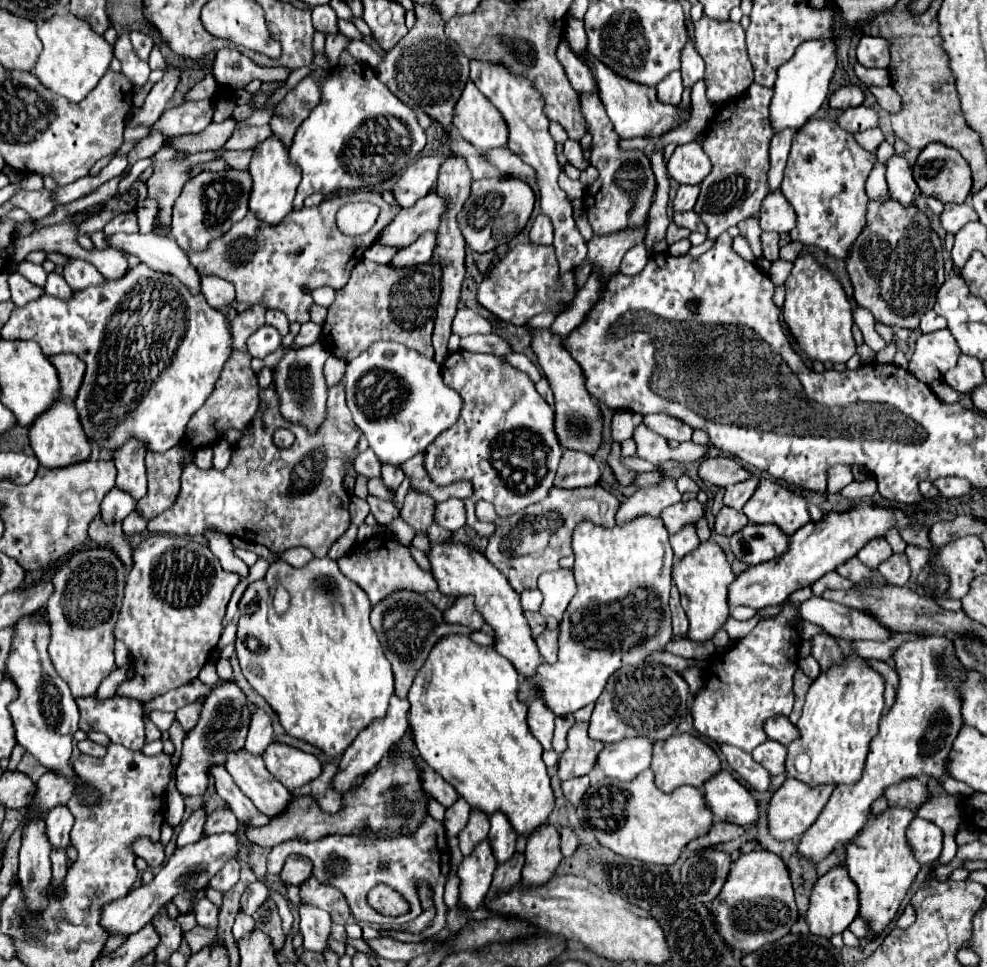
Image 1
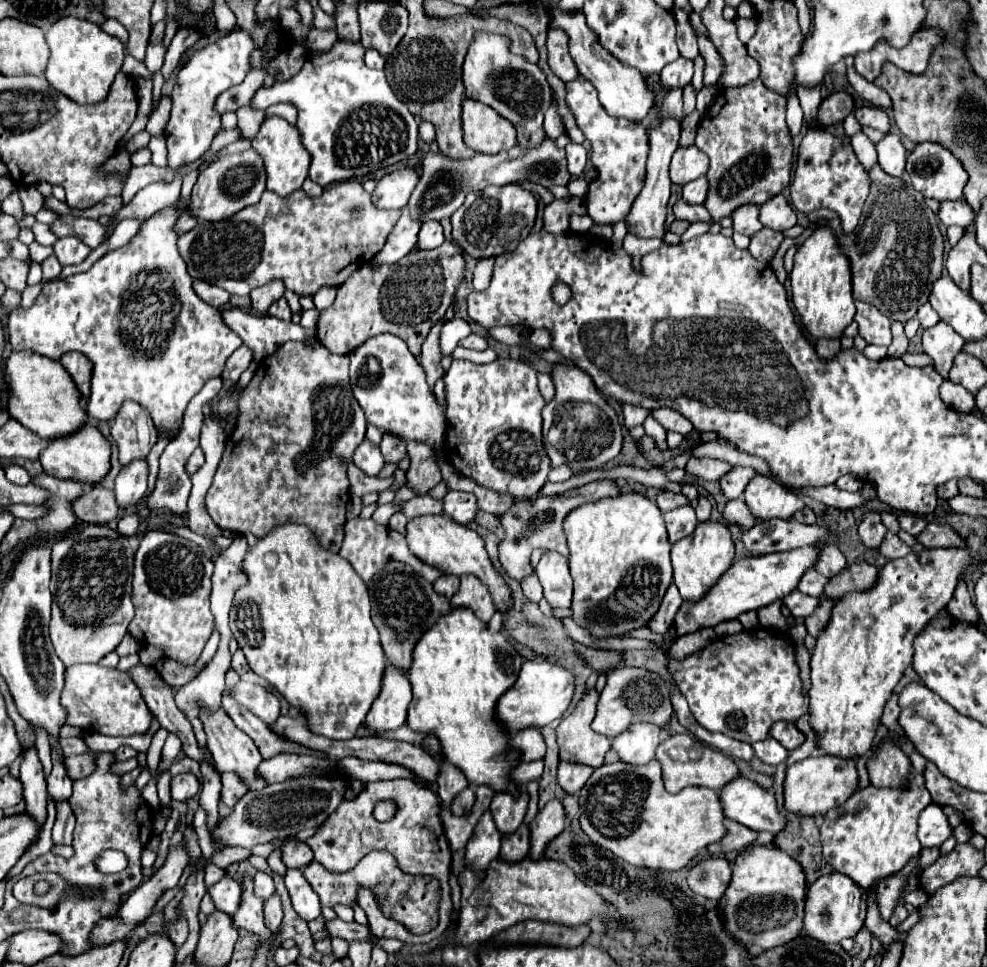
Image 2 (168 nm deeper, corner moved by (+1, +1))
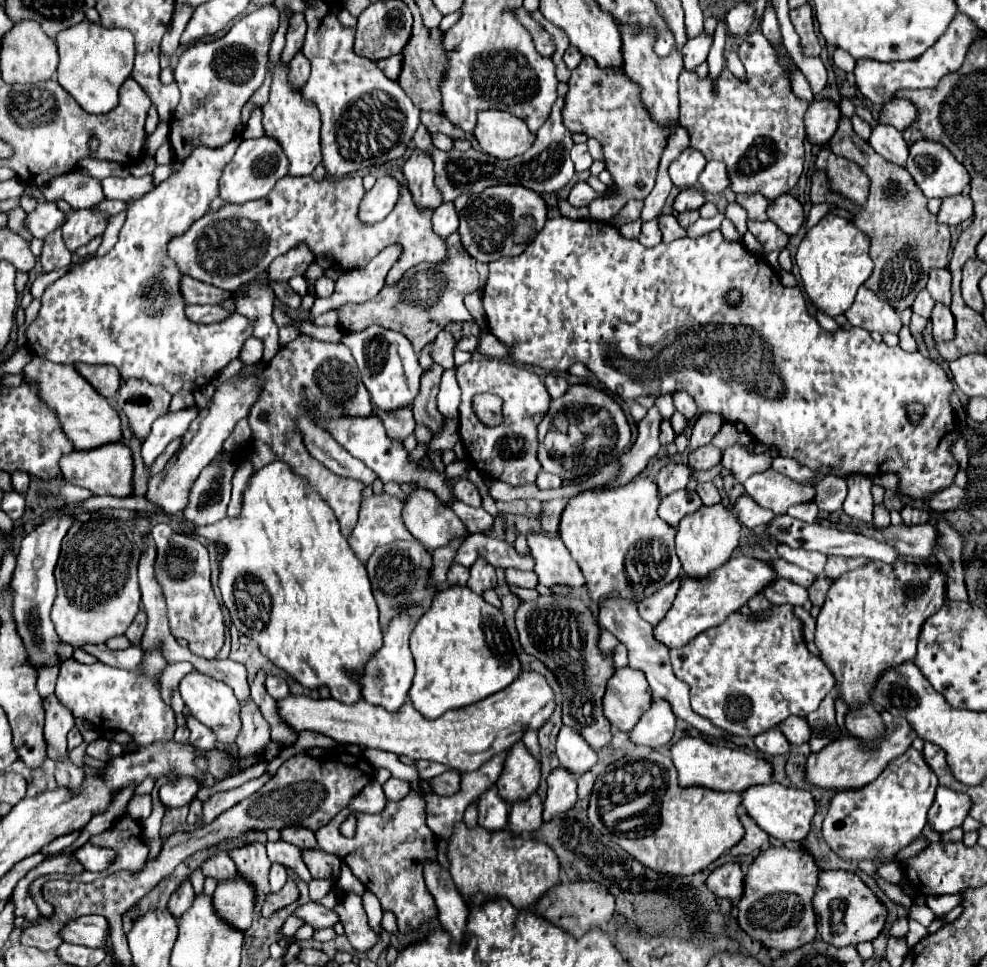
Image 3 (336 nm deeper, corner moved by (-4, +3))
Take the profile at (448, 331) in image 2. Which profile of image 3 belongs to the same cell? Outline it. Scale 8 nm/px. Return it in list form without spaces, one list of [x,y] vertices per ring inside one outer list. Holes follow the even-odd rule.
[[[440,331],[434,339],[434,347],[432,347],[432,359],[436,363],[440,363],[444,369],[454,367],[454,347],[456,347],[456,339],[450,331]]]

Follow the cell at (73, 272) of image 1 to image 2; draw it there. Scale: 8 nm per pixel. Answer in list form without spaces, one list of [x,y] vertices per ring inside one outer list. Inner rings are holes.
[[[73,237],[57,239],[53,245],[53,251],[61,265],[79,265],[91,253],[91,249],[85,243],[81,243],[79,239],[73,239]]]

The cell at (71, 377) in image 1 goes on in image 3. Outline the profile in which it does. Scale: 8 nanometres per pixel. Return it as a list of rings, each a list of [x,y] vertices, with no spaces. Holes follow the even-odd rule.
[[[76,363],[74,367],[102,397],[110,399],[116,395],[118,387],[120,387],[120,377],[118,377],[118,369],[114,369],[114,365]]]

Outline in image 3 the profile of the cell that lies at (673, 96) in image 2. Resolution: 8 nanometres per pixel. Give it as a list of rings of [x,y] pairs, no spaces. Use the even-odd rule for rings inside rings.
[[[760,31],[750,33],[740,45],[740,51],[746,79],[736,79],[726,69],[716,83],[708,77],[698,79],[694,71],[680,73],[680,127],[688,129],[690,145],[706,159],[726,163],[730,189],[736,195],[760,193],[774,201],[788,193],[802,175],[806,137],[804,113],[808,105],[794,97],[786,73],[782,73],[782,67],[774,61],[774,51]],[[712,89],[718,89],[718,93],[714,95]]]

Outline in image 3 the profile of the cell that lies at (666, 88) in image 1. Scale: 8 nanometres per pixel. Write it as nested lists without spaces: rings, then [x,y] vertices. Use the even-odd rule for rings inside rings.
[[[702,33],[702,37],[696,37],[694,41],[688,41],[682,47],[682,57],[684,57],[684,69],[694,71],[700,63],[706,61],[706,55],[710,51],[712,41],[706,37],[706,33]]]

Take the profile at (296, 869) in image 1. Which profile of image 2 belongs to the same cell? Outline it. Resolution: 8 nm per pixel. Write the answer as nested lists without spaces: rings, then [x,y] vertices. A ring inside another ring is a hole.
[[[285,839],[285,841],[281,843],[281,853],[283,853],[283,863],[285,863],[287,867],[303,869],[309,861],[313,861],[313,851],[307,847],[305,841]]]

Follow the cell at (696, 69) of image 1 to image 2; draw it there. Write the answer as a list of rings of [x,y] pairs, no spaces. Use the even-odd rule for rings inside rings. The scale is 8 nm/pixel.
[[[673,7],[673,17],[677,19],[677,43],[679,43],[679,53],[687,59],[695,59],[699,55],[699,47],[697,47],[697,35],[695,29],[689,21],[689,13],[683,11],[681,7]]]

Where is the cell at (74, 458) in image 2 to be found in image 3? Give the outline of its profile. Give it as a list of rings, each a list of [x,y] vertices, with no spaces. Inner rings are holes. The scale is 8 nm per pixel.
[[[106,443],[88,451],[70,451],[60,459],[62,477],[78,487],[92,491],[94,495],[124,497],[132,491],[132,453],[124,443]]]

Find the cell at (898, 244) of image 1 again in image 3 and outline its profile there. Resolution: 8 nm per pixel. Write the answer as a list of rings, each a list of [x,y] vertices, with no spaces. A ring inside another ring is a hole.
[[[846,117],[840,119],[838,131],[830,139],[828,147],[836,155],[856,161],[866,171],[866,175],[872,181],[870,195],[868,195],[866,205],[858,207],[852,201],[846,201],[844,197],[838,197],[836,193],[832,193],[828,189],[826,175],[822,171],[816,171],[812,177],[812,187],[810,187],[810,201],[812,205],[834,203],[852,213],[852,223],[870,237],[870,257],[874,261],[874,271],[864,285],[870,291],[874,291],[882,301],[890,303],[898,313],[902,313],[904,309],[912,307],[916,295],[926,287],[930,271],[948,265],[950,231],[946,225],[938,223],[936,215],[928,211],[926,207],[928,199],[918,189],[910,173],[904,167],[882,161],[882,157],[878,157],[878,153],[870,149],[870,143],[862,141],[854,133],[850,119]]]

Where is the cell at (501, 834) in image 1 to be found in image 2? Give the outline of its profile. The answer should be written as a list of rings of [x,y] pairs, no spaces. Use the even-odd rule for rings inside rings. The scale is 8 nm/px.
[[[521,787],[517,795],[509,795],[507,791],[495,793],[489,809],[501,833],[513,833],[521,825],[527,811],[527,803],[529,803],[529,793]]]

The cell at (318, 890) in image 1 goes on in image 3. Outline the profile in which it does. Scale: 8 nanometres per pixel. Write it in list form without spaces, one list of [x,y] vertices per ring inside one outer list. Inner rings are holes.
[[[310,849],[302,851],[304,863],[310,869],[314,879],[328,879],[332,883],[338,883],[340,879],[340,861],[334,855],[322,853],[320,849]]]

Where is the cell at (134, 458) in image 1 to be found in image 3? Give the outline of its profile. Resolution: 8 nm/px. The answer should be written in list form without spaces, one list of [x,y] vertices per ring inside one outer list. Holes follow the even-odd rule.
[[[126,381],[120,385],[118,409],[128,417],[130,429],[138,439],[146,439],[152,423],[166,415],[170,405],[170,395],[148,381]]]

